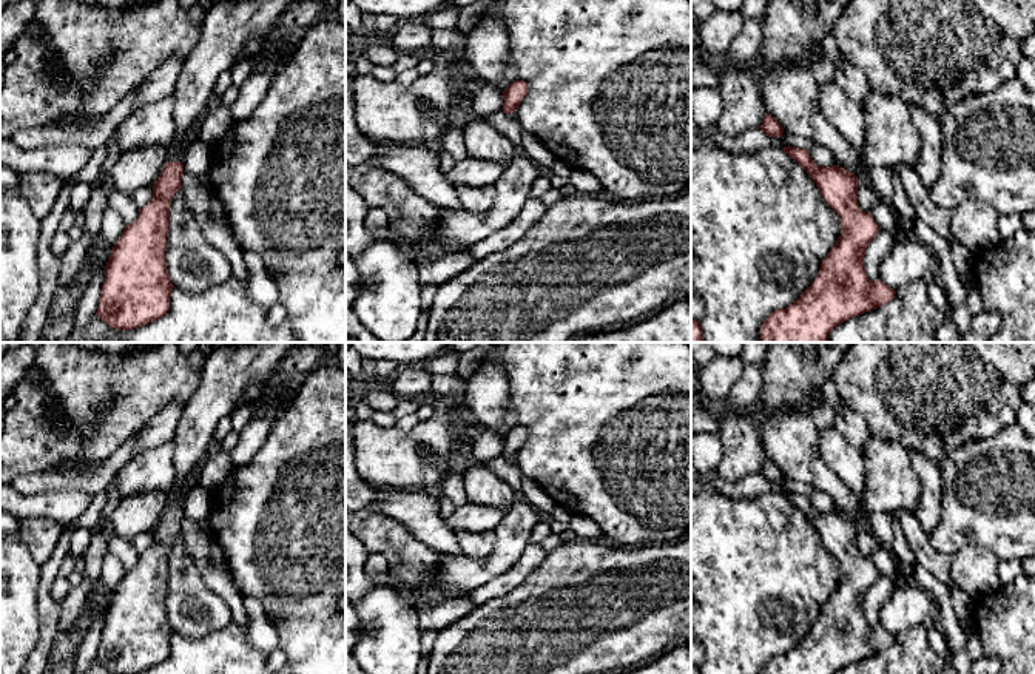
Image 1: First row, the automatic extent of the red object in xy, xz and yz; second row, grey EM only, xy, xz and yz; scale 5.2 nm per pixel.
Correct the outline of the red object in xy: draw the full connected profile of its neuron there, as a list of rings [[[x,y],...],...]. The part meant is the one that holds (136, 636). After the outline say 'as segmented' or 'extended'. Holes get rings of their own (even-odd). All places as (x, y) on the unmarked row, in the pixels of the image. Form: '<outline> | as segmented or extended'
[[[233,342],[214,349],[204,362],[201,384],[185,403],[174,432],[174,483],[168,490],[168,507],[153,531],[153,544],[139,555],[137,564],[126,571],[105,611],[105,626],[96,660],[113,674],[139,674],[170,655],[174,634],[167,614],[167,581],[170,572],[170,549],[182,534],[182,498],[191,487],[194,472],[201,469],[214,447],[217,423],[230,416],[245,389],[259,379],[275,378],[285,353],[307,342]]] | extended

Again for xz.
[[[515,426],[503,438],[503,458],[514,460],[528,440],[528,427]]] | as segmented

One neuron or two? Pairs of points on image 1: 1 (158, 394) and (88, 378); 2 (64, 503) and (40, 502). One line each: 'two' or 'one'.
1: one
2: one

